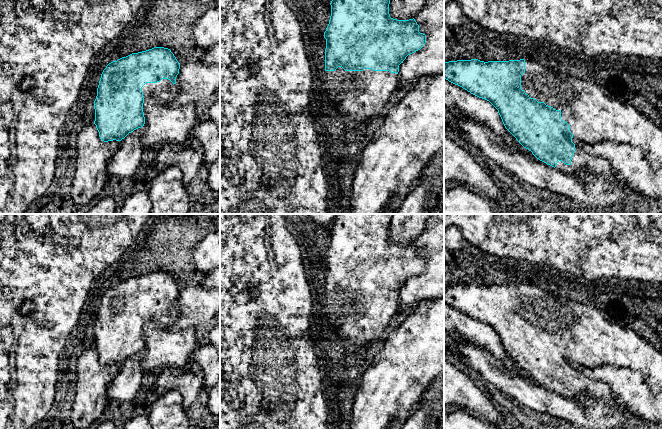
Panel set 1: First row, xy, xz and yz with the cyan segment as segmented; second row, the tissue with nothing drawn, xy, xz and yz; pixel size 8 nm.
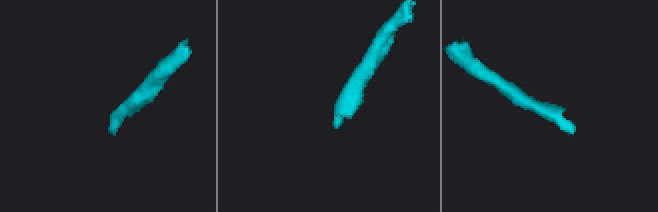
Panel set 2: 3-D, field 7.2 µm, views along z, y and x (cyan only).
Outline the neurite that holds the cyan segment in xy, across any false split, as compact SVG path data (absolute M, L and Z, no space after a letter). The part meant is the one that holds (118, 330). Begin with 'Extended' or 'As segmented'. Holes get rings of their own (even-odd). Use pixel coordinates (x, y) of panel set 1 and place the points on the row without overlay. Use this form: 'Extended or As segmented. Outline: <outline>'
Extended. Outline: M154 271L152 273L132 277L117 285L109 287L101 298L94 325L94 348L102 365L121 365L129 357L145 348L143 336L144 324L151 321L155 308L165 308L175 321L179 315L176 301L180 288L170 273Z

